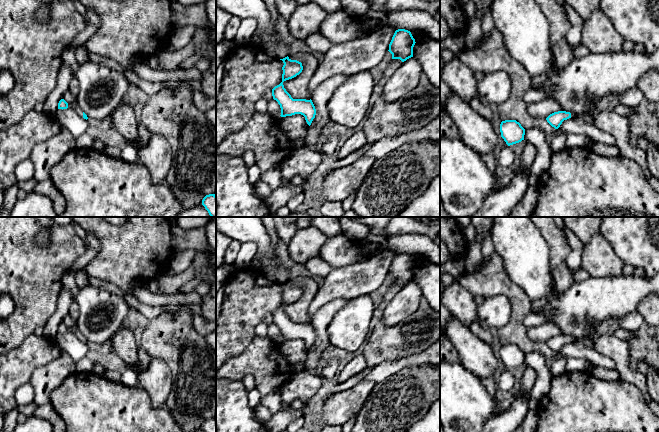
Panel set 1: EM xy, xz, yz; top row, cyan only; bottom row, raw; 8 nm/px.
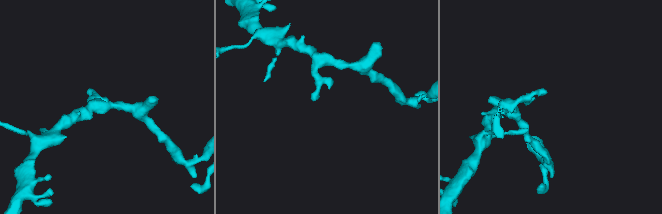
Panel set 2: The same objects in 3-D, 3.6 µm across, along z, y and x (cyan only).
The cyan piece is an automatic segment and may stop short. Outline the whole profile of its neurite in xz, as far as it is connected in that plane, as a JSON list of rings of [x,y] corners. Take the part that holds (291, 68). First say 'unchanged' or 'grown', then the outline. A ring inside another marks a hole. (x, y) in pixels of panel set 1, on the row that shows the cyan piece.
unchanged; [[[288,56],[280,60],[284,63],[282,67],[282,82],[272,89],[273,99],[278,102],[281,108],[280,116],[286,117],[301,114],[310,126],[316,115],[316,109],[312,100],[293,99],[283,85],[284,81],[292,79],[302,72],[302,63],[297,60],[291,60]]]

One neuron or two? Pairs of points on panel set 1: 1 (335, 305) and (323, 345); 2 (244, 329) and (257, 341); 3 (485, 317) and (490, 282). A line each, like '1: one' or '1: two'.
1: one
2: two
3: two

